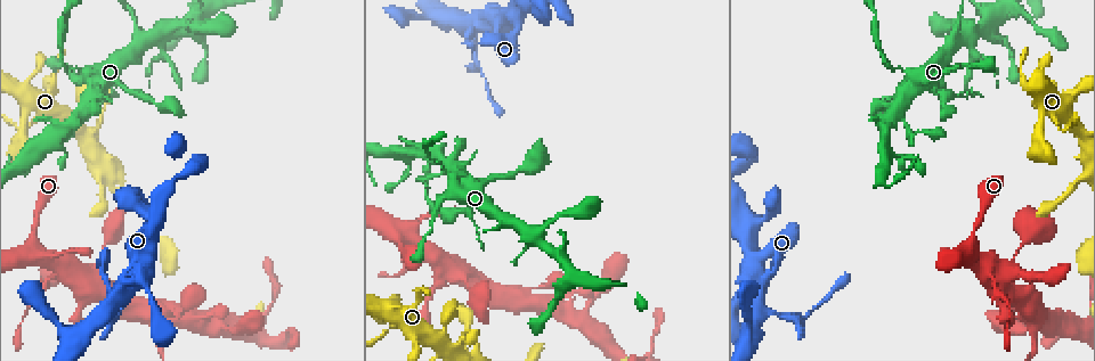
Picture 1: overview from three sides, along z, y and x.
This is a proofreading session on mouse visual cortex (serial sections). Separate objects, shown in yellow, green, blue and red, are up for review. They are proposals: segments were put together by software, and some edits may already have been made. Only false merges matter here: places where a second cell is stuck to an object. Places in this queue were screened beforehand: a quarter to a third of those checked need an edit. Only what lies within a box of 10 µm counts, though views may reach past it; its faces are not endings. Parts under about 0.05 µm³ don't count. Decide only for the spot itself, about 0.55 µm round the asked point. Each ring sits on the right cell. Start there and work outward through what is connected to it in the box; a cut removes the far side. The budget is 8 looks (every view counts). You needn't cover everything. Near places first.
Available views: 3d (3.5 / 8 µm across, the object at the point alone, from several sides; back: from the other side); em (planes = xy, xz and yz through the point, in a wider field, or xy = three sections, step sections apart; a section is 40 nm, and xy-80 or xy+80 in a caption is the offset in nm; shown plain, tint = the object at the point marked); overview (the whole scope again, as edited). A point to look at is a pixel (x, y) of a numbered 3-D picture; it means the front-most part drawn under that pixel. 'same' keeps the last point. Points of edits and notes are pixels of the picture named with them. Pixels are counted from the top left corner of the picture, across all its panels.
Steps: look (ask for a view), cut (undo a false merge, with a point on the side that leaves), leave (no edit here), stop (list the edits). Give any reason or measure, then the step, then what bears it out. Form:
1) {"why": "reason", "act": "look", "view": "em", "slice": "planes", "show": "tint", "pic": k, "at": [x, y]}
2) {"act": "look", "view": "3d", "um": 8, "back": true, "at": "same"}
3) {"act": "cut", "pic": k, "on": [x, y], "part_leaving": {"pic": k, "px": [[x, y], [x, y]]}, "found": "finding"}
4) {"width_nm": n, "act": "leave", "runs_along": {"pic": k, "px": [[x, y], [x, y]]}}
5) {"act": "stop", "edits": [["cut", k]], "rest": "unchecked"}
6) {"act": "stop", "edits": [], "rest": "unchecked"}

{"why": "sudden change in width", "act": "look", "view": "3d", "um": 3.5, "pic": 1, "at": [785, 316]}

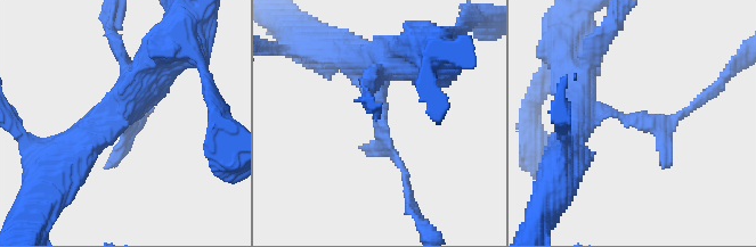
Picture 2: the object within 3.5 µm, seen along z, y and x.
{"act": "look", "view": "em", "slice": "planes", "show": "tint", "pic": 2, "at": [379, 121]}

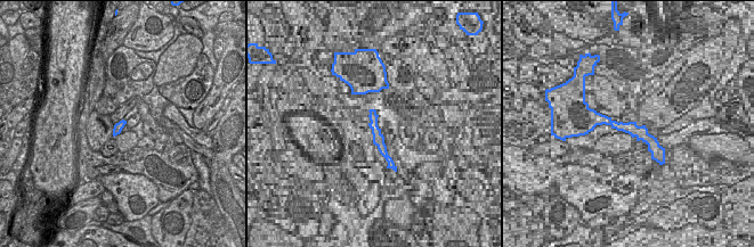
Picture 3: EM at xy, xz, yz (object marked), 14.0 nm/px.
{"act": "leave", "runs_along": {"pic": 2, "px": [[391, 63], [376, 106], [405, 179]]}, "found": "continuous, no second cell"}

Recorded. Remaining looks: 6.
{"why": "abrupt turn", "act": "look", "view": "3d", "um": 3.5, "back": true, "pic": 1, "at": [30, 250]}

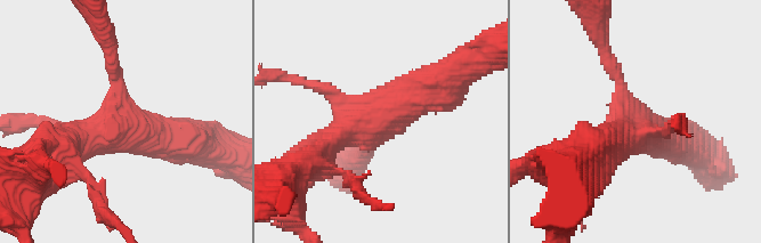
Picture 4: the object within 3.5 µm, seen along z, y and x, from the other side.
{"why": "need the tissue", "act": "look", "view": "em", "slice": "xy", "step": 5, "show": "tint", "pic": 4, "at": [122, 120]}

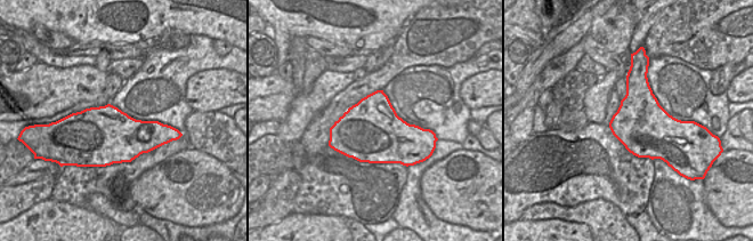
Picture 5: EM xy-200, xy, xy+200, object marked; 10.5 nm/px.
{"act": "look", "view": "em", "slice": "xy", "step": 3, "show": "tint", "at": "same"}

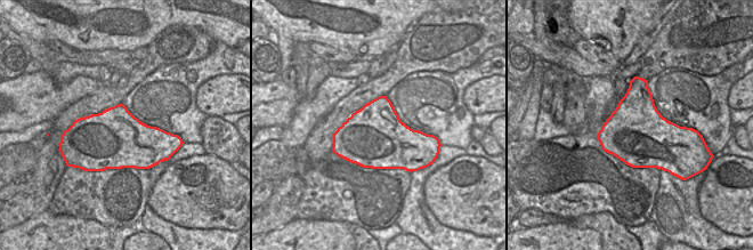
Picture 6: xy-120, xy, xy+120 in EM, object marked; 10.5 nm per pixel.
{"act": "leave", "runs_along": {"pic": 4, "px": [[110, 50], [121, 120], [61, 145]]}, "found": "all the same cell"}

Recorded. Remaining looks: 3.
{"why": "calibre changes", "act": "look", "view": "3d", "um": 3.5, "pic": 1, "at": [1043, 144]}

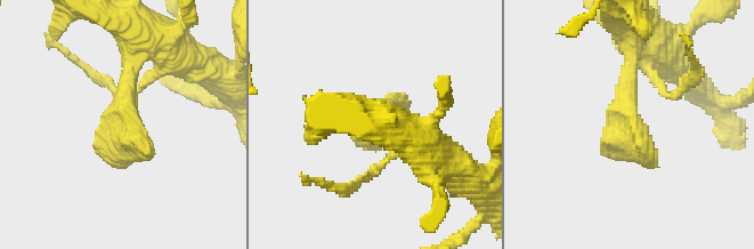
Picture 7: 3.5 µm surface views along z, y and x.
{"act": "look", "view": "em", "slice": "xy", "step": 1, "show": "tint", "pic": 7, "at": [123, 123]}

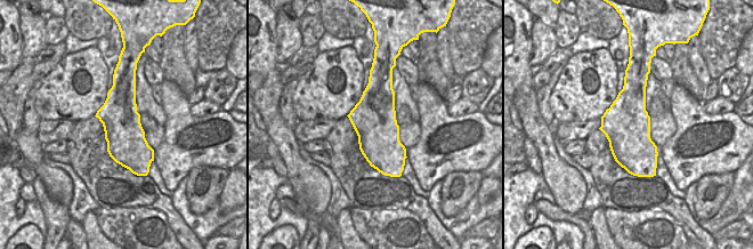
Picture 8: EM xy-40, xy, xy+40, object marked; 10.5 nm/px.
{"act": "look", "view": "em", "slice": "xy", "step": 5, "show": "tint", "at": "same"}

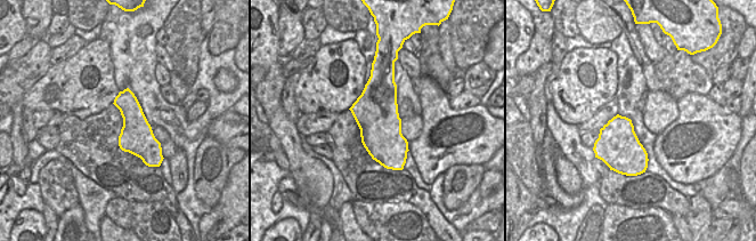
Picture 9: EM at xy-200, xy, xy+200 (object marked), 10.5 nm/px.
{"act": "leave", "runs_along": {"pic": 7, "px": [[631, 45], [627, 122], [654, 165]]}, "found": "continuous, no second cell"}

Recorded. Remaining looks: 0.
{"act": "stop", "edits": [], "rest": "unchecked"}

